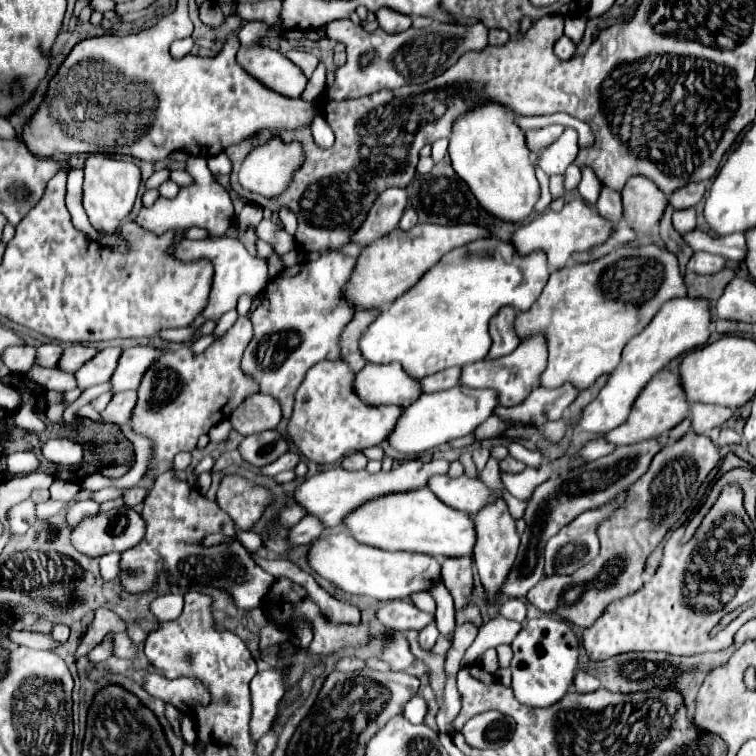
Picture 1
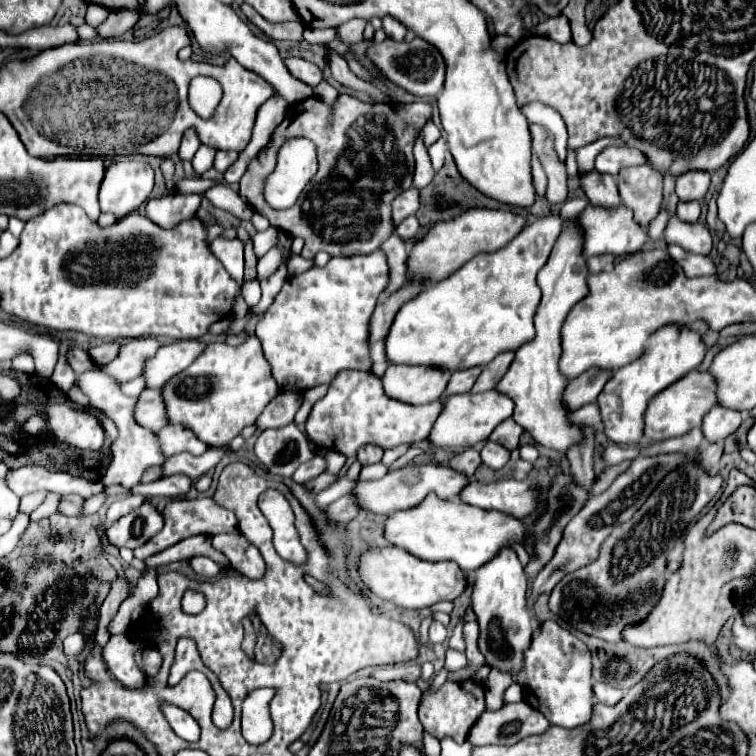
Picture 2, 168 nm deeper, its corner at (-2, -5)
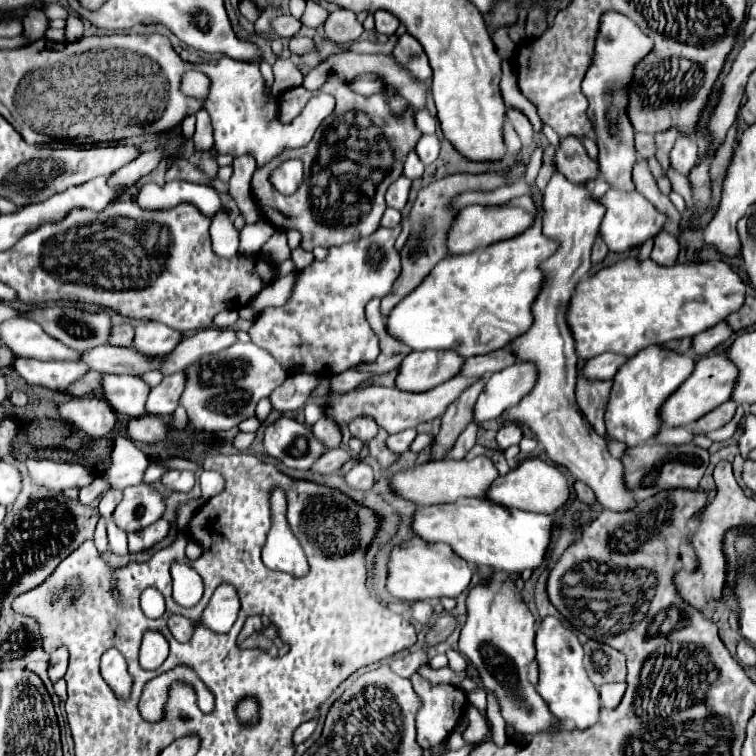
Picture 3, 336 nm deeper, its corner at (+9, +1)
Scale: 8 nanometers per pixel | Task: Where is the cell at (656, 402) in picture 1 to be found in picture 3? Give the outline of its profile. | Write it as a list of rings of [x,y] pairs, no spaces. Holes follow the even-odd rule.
[[[706,355],[706,357],[702,357],[696,363],[692,375],[684,381],[684,385],[680,385],[680,389],[676,389],[676,393],[672,393],[672,397],[668,397],[668,401],[664,401],[664,405],[660,409],[662,427],[690,425],[690,423],[698,421],[702,415],[706,415],[708,411],[712,411],[714,407],[728,401],[730,395],[732,395],[732,389],[734,389],[736,375],[738,373],[736,373],[734,363],[728,361],[724,355]]]

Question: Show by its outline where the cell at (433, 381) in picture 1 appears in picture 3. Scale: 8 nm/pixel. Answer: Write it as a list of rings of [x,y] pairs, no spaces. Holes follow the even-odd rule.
[[[498,349],[486,355],[476,355],[476,357],[468,357],[464,361],[464,365],[460,367],[462,377],[482,377],[482,375],[492,375],[496,371],[506,369],[508,365],[514,365],[516,359],[512,355],[510,349]]]

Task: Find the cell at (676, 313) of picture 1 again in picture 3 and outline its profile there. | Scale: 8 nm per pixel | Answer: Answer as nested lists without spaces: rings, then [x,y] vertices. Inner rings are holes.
[[[650,345],[630,357],[624,365],[620,365],[616,377],[612,379],[612,397],[608,399],[608,409],[604,413],[606,435],[628,447],[650,441],[660,429],[658,411],[662,403],[688,379],[692,369],[692,357],[680,355],[664,345]]]

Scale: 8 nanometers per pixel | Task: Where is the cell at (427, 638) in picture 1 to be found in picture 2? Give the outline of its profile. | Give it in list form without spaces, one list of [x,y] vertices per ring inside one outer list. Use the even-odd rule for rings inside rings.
[[[433,621],[431,627],[429,627],[429,641],[431,641],[431,643],[441,643],[445,637],[447,637],[445,625],[439,623],[439,621]]]

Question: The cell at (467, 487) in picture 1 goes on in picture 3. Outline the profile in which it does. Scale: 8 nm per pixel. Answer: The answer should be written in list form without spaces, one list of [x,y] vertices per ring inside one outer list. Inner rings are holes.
[[[524,459],[516,469],[512,469],[506,475],[496,477],[492,485],[488,487],[486,499],[492,503],[504,505],[504,507],[516,507],[522,511],[532,511],[532,513],[554,513],[558,507],[562,507],[568,499],[568,481],[566,477],[558,471],[556,465],[548,465],[540,459]]]

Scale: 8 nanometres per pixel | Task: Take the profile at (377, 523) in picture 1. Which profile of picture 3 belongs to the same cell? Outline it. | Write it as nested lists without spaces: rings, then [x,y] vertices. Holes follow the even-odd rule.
[[[466,497],[456,503],[418,507],[412,517],[412,531],[422,541],[446,543],[472,567],[492,567],[508,575],[522,573],[524,569],[536,569],[542,563],[550,541],[550,529],[550,515],[508,509],[478,497]]]

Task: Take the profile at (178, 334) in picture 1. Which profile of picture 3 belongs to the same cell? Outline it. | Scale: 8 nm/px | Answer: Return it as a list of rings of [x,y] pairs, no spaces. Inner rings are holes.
[[[286,275],[278,281],[274,281],[272,285],[268,285],[260,295],[256,295],[246,307],[254,309],[254,311],[262,311],[268,305],[284,305],[292,293],[292,285],[294,285],[294,275]]]

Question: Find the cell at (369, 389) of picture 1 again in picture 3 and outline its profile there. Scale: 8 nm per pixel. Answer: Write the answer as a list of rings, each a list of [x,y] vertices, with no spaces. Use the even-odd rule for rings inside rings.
[[[412,351],[398,367],[396,387],[412,393],[434,389],[452,379],[462,365],[462,357],[452,351]]]

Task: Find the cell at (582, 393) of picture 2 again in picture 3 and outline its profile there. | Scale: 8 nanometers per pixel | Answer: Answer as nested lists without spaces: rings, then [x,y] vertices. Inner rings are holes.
[[[602,353],[592,359],[588,359],[582,367],[584,377],[596,377],[596,381],[608,381],[614,377],[618,367],[626,361],[626,357],[616,353]]]

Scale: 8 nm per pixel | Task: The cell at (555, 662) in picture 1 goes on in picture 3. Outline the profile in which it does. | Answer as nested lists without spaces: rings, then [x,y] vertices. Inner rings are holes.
[[[544,617],[536,631],[536,661],[540,671],[536,691],[550,707],[550,713],[556,719],[580,731],[594,725],[598,721],[598,711],[600,711],[598,689],[588,679],[582,659],[584,659],[584,649],[576,639],[576,635],[570,629],[566,629],[556,617]]]

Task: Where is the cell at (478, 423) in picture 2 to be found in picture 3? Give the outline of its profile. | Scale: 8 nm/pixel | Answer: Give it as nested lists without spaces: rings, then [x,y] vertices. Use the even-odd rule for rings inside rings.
[[[522,361],[500,373],[492,373],[474,405],[472,423],[480,425],[484,421],[498,419],[504,409],[514,407],[532,389],[534,381],[536,367],[532,363],[526,365]]]

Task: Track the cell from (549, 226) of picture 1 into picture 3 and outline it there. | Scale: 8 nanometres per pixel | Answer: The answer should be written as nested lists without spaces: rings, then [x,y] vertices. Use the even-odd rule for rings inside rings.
[[[608,189],[608,193],[600,197],[600,203],[606,207],[606,215],[602,219],[598,235],[614,253],[624,253],[628,249],[640,247],[648,237],[656,235],[666,221],[666,217],[660,211],[656,211],[656,207],[650,201],[646,201],[646,197],[642,197],[638,191],[624,193],[620,189]]]

